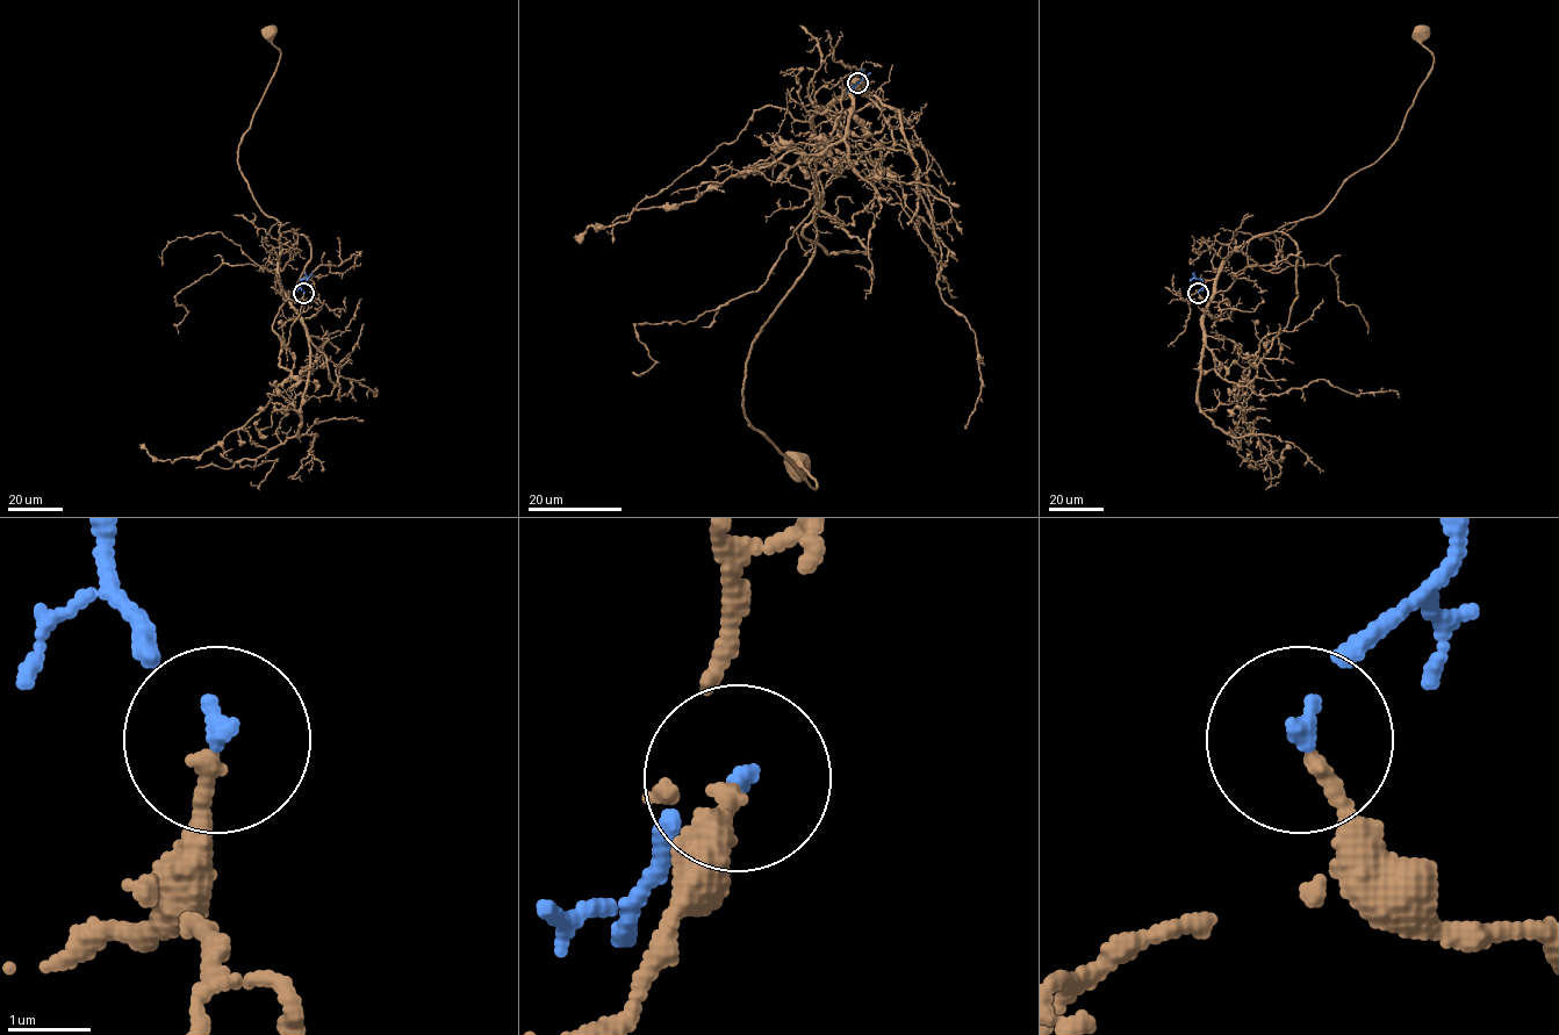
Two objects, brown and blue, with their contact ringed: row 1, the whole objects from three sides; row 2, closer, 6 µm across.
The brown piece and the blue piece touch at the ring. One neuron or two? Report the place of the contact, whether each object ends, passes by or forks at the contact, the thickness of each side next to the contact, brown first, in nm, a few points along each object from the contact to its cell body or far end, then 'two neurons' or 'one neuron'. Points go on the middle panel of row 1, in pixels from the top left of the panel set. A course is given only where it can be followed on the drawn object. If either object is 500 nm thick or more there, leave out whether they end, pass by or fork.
(857, 83) | brown ends | blue ends | 200/180 nm | brown via (857, 83), (853, 93), (812, 117), (813, 254), (771, 314), (746, 364), (745, 418), (816, 487), (799, 468) | blue via (857, 83), (852, 91), (862, 77), (860, 74) | one neuron

